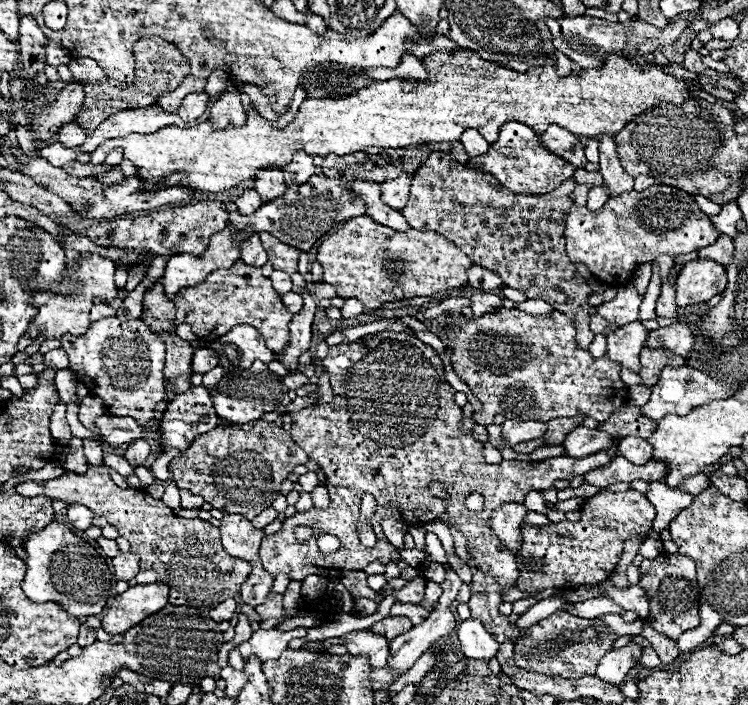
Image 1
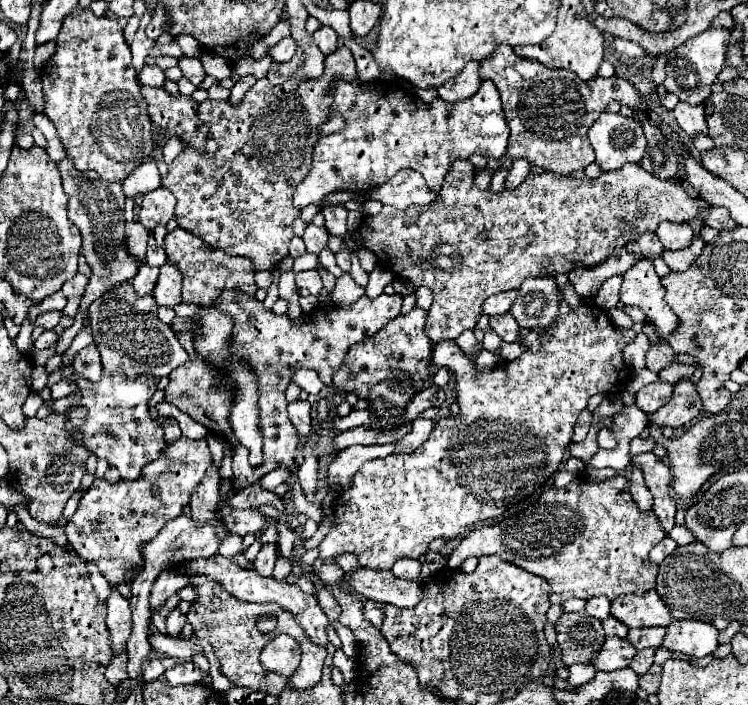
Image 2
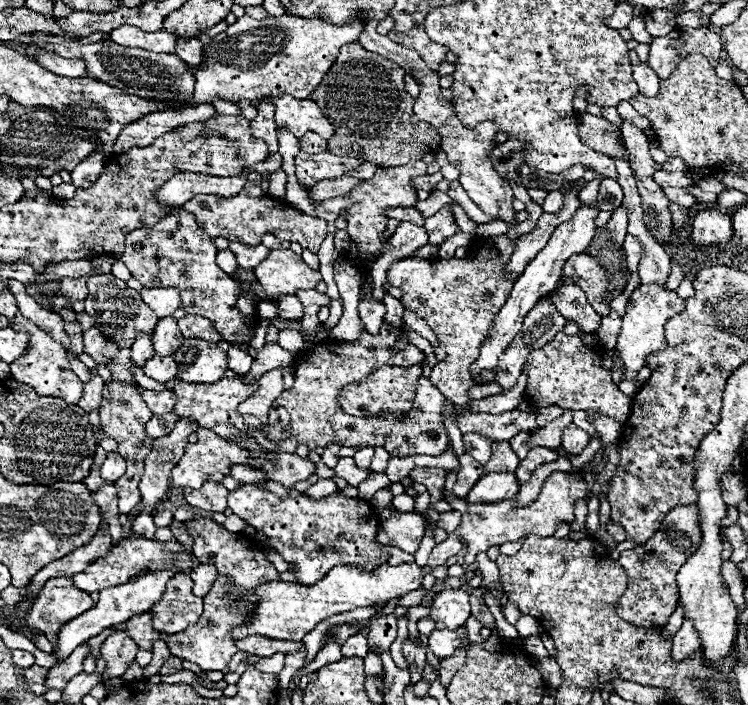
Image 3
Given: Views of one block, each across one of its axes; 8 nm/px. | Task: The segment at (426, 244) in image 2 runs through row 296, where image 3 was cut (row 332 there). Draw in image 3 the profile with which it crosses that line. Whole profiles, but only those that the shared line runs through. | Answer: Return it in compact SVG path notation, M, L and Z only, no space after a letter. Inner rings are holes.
M498 236L492 240L492 248L490 238L486 238L480 242L478 252L474 250L462 260L404 258L396 260L388 270L388 282L404 290L404 296L400 298L404 308L426 320L438 336L440 348L446 352L446 360L434 366L432 382L456 406L464 406L470 402L468 388L476 386L470 376L470 364L478 358L478 348L512 290L512 282L504 280L502 272L512 250L514 244L506 236Z

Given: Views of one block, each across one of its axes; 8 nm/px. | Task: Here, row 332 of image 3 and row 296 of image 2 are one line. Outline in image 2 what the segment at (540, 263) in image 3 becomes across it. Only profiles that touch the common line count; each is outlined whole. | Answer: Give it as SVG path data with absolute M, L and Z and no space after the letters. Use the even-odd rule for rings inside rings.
M508 290L508 292L500 292L496 296L490 296L482 304L482 314L486 314L486 316L502 316L502 314L508 312L508 308L512 306L512 302L516 298L518 298L518 290Z

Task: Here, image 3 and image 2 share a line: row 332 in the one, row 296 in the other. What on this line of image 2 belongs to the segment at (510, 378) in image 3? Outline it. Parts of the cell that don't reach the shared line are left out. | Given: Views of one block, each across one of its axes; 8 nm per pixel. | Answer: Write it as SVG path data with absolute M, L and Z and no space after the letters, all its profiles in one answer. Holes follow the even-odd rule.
M528 278L518 288L518 300L510 306L510 314L522 328L546 328L552 326L558 316L558 284L554 278Z

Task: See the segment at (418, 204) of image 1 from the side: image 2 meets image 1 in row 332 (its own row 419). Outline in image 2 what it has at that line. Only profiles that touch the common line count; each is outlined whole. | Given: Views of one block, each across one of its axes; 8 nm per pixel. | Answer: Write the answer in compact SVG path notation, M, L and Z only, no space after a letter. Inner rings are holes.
M582 410L582 414L578 416L576 424L574 424L574 434L572 434L572 442L582 442L588 434L592 426L592 414L588 410Z

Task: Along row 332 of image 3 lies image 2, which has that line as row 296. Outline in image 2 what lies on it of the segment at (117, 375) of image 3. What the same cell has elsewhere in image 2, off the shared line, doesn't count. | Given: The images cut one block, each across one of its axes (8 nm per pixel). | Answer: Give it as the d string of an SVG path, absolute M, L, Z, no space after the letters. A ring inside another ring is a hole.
M72 158L58 162L58 170L62 174L64 192L68 196L68 218L82 232L82 254L92 270L90 282L86 286L86 294L82 296L82 304L92 304L102 294L110 292L116 284L130 282L134 274L138 274L138 262L130 256L126 248L126 220L124 220L124 194L118 182L106 182L96 172L78 172L74 168Z

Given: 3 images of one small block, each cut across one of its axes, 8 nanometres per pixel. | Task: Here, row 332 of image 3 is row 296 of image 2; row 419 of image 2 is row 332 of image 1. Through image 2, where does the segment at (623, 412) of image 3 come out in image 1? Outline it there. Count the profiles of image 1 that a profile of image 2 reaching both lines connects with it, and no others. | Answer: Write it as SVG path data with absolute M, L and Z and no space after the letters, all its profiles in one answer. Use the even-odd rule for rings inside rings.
M500 308L492 314L484 314L476 320L465 318L462 314L453 313L446 318L445 328L439 333L439 337L444 343L445 347L450 347L452 352L452 366L454 366L454 372L470 386L470 390L478 396L478 400L482 402L482 412L474 416L474 422L478 424L484 424L488 426L492 422L492 418L496 414L506 414L508 420L540 420L540 422L548 422L552 418L560 418L560 416L578 416L578 414L584 414L586 417L594 418L598 422L604 422L606 418L610 418L610 414L614 414L616 410L620 410L622 406L628 404L628 388L626 384L620 380L620 370L622 366L614 360L610 360L608 356L602 356L602 358L594 358L588 350L582 350L578 344L576 344L576 326L570 318L566 318L566 314L554 310L550 314L544 314L544 316L530 316L530 314L524 314L520 310L508 310L508 308Z

